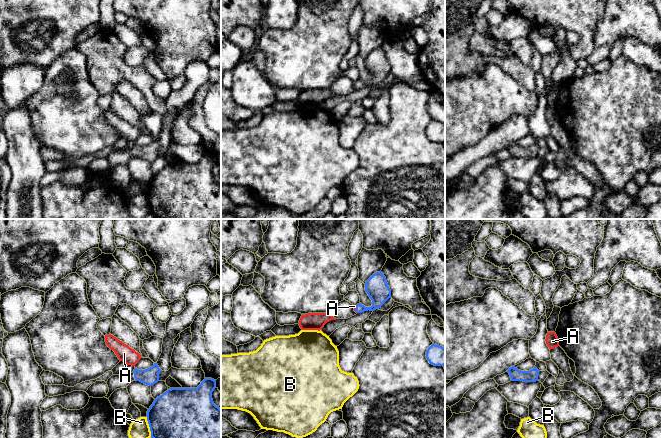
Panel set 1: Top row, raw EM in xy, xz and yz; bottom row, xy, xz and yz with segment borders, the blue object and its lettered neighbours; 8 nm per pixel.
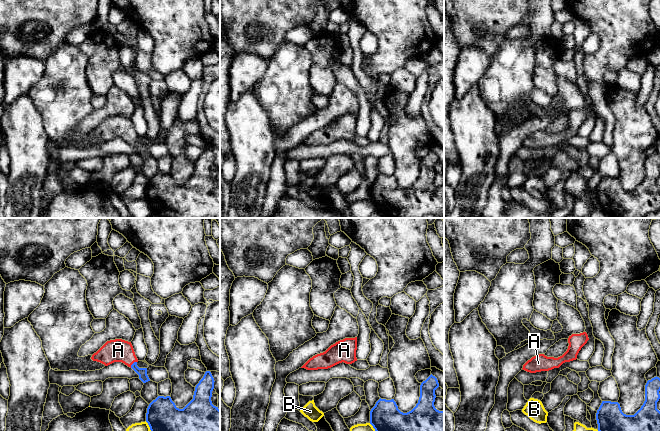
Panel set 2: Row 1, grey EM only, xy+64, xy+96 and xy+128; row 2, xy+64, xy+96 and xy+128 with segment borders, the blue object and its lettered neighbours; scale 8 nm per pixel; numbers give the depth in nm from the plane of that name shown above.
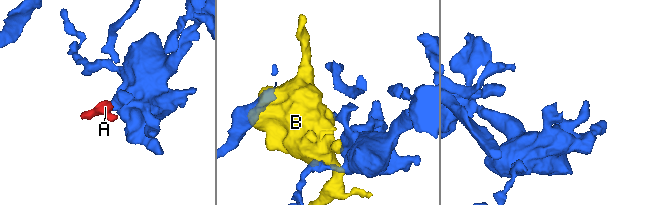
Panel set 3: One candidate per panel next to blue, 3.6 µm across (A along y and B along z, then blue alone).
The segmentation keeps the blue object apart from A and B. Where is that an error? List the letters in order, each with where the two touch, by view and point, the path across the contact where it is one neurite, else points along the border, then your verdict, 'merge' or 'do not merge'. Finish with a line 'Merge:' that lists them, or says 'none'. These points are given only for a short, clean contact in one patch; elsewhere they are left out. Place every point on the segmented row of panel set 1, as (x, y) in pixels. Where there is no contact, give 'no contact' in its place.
A: meets blue in xz at (356, 309); runs through xz (376, 287), (376, 303), (356, 309), (354, 306); merge
B: meets blue in xy at (149, 426); border along xy (146, 416), (151, 437); do not merge
Merge: A

